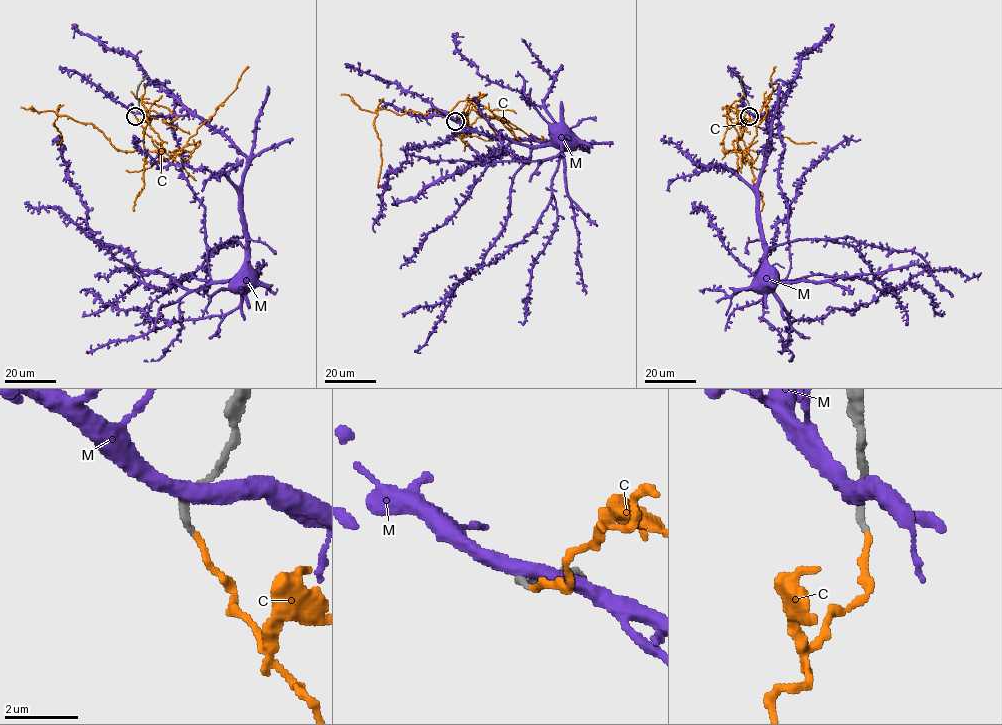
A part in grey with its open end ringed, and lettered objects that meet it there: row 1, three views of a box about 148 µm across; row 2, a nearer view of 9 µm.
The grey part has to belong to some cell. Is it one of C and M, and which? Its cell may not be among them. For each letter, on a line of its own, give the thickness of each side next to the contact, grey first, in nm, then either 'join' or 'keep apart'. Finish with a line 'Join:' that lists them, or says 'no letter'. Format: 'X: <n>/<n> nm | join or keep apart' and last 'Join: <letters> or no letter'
C: 200/150 nm | keep apart
M: 240/440 nm | keep apart
Join: no letter

